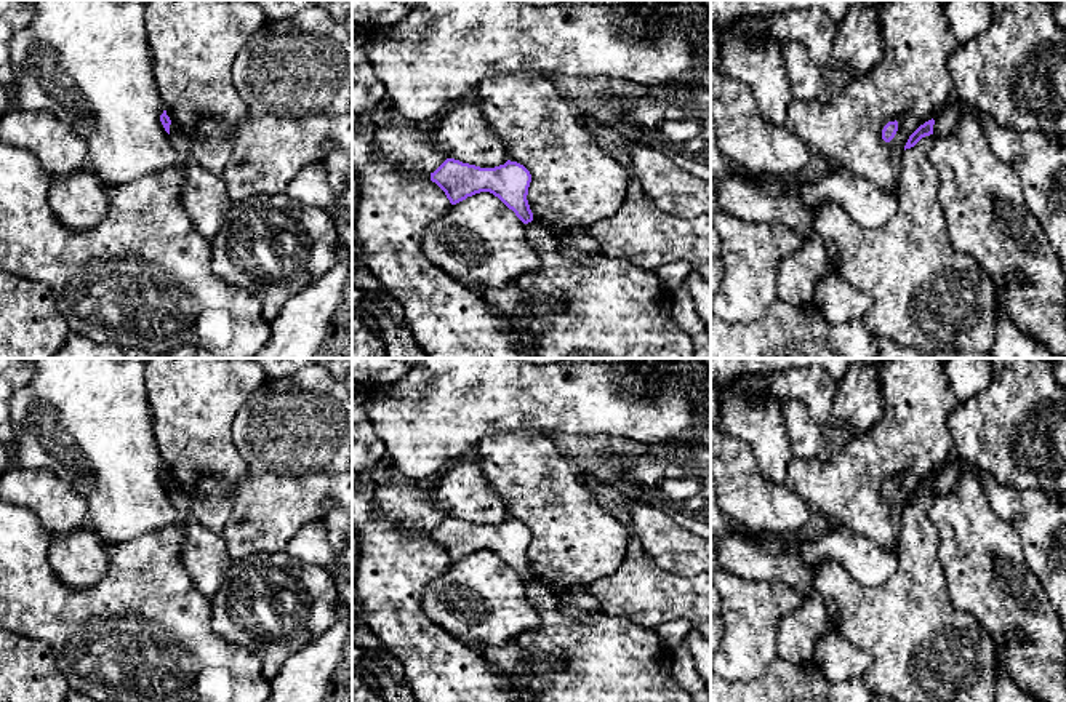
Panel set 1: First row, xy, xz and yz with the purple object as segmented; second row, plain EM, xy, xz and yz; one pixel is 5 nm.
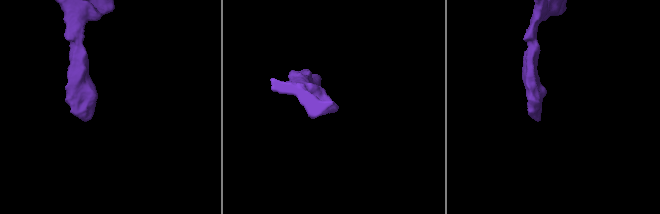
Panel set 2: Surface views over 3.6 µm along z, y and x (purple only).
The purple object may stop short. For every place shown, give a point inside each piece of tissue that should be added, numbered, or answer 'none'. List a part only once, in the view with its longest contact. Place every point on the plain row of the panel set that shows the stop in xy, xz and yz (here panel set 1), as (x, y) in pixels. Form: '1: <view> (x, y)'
none

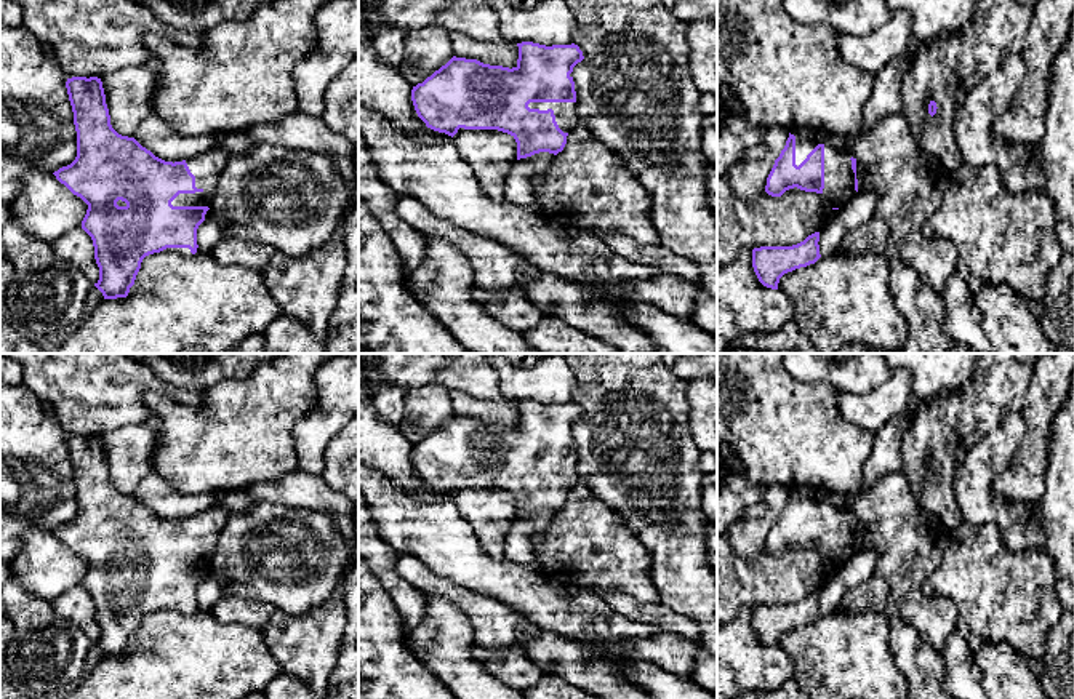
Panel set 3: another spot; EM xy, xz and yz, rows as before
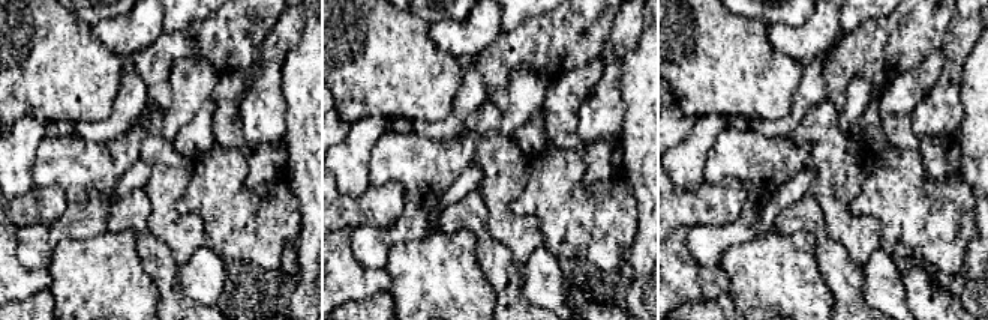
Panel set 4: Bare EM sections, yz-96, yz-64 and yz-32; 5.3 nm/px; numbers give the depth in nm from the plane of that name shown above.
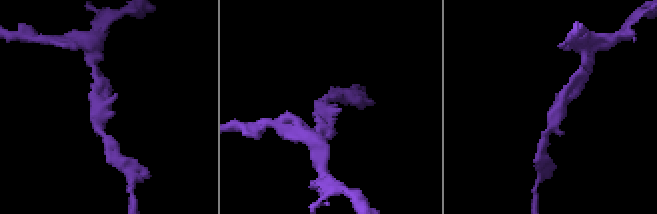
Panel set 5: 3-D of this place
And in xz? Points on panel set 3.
1: xz (565, 472)

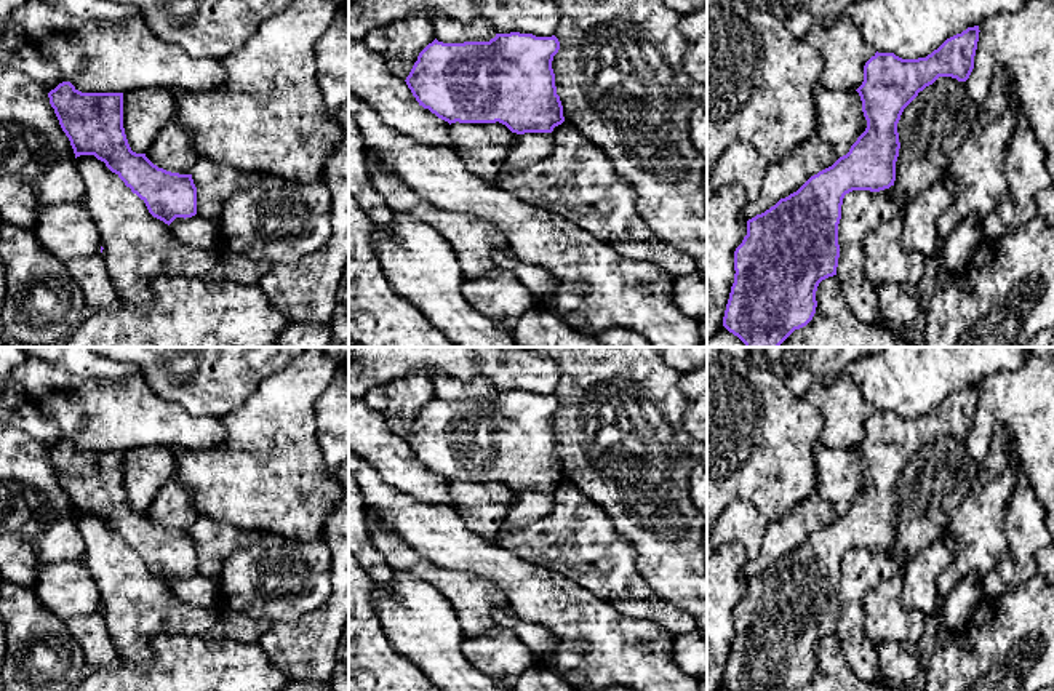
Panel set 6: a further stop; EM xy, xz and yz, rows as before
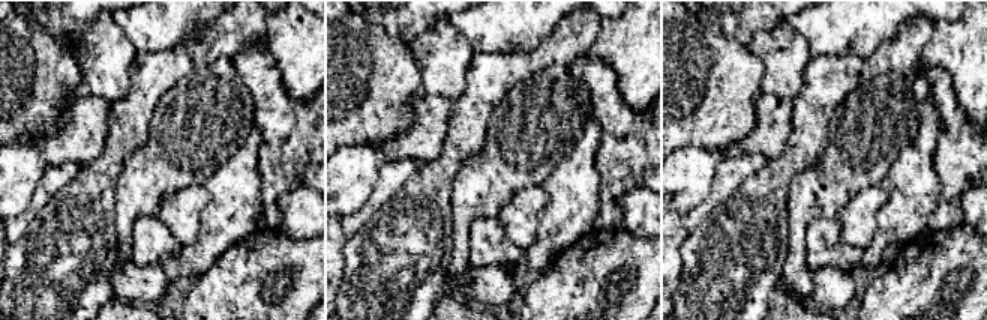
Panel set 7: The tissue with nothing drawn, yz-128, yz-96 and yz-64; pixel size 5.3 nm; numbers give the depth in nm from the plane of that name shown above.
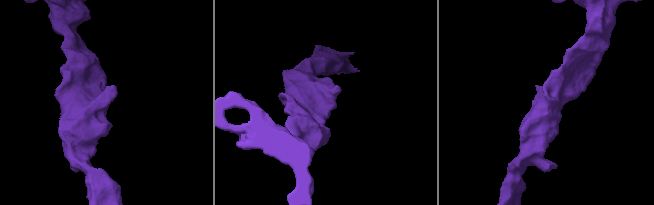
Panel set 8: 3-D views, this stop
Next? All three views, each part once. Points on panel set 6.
none

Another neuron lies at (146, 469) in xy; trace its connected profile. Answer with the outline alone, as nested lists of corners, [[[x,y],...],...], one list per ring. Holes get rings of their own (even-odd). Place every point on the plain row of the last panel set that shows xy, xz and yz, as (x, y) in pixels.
[[[142,446],[123,451],[123,486],[133,510],[146,512],[158,489],[176,473],[176,449]]]

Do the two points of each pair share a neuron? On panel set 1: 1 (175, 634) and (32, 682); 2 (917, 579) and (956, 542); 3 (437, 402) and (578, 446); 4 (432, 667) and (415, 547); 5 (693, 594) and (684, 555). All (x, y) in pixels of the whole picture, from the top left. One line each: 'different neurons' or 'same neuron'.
1: different neurons
2: different neurons
3: different neurons
4: same neuron
5: different neurons

